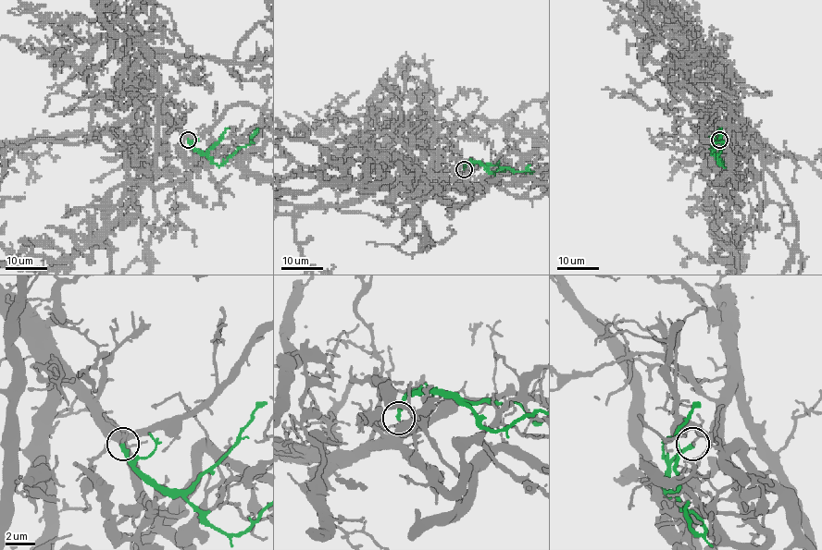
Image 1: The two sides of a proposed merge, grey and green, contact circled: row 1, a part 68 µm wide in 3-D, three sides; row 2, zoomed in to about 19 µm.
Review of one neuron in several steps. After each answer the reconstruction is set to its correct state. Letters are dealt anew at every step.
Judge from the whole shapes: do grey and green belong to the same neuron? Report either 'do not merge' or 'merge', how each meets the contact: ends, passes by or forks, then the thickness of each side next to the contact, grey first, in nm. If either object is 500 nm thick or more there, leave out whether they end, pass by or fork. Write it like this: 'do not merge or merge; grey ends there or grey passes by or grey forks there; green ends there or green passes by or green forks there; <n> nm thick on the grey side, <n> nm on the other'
do not merge; grey passes by; green ends there; 110 nm thick on the grey side, 280 nm on the other

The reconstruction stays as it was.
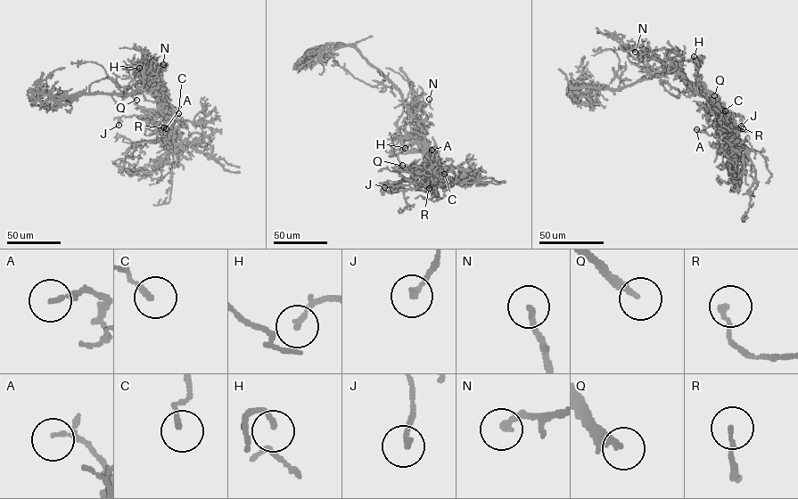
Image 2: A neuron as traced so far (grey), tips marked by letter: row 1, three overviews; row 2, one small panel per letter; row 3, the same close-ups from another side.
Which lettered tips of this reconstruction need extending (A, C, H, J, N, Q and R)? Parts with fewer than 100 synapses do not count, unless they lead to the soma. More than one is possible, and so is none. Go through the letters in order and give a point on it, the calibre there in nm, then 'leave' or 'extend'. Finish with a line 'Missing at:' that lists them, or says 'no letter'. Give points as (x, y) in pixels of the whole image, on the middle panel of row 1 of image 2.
A: place (431, 150); calibre 100 nm; leave
C: place (444, 174); calibre 170 nm; leave
H: place (405, 148); calibre 130 nm; leave
J: place (384, 187); calibre 190 nm; leave
N: place (429, 99); calibre 220 nm; leave
Q: place (402, 165); calibre 280 nm; extend
R: place (429, 188); calibre 160 nm; leave
Missing at: Q

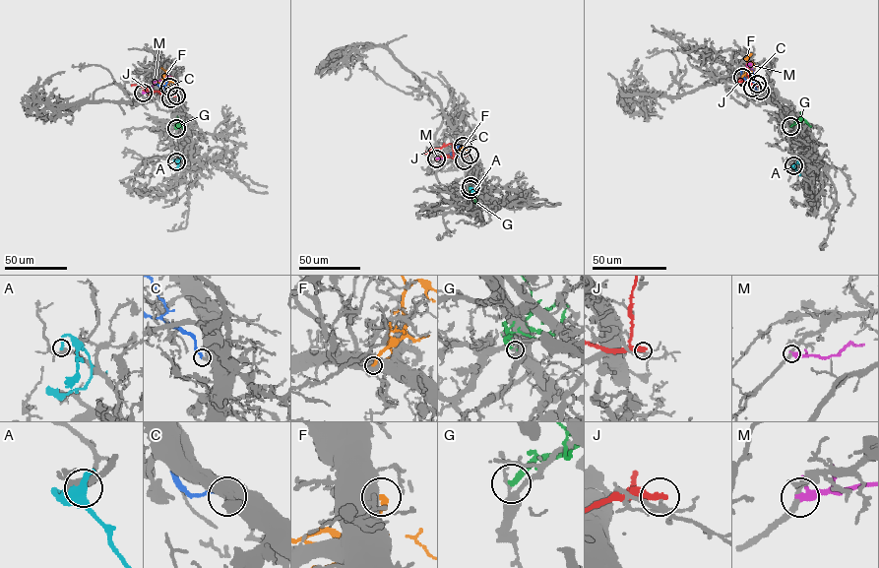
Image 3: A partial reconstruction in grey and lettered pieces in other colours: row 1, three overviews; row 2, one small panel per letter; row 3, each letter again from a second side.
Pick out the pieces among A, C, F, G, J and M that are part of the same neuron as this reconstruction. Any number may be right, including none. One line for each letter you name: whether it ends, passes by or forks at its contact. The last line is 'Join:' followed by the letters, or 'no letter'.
Join: no letter

